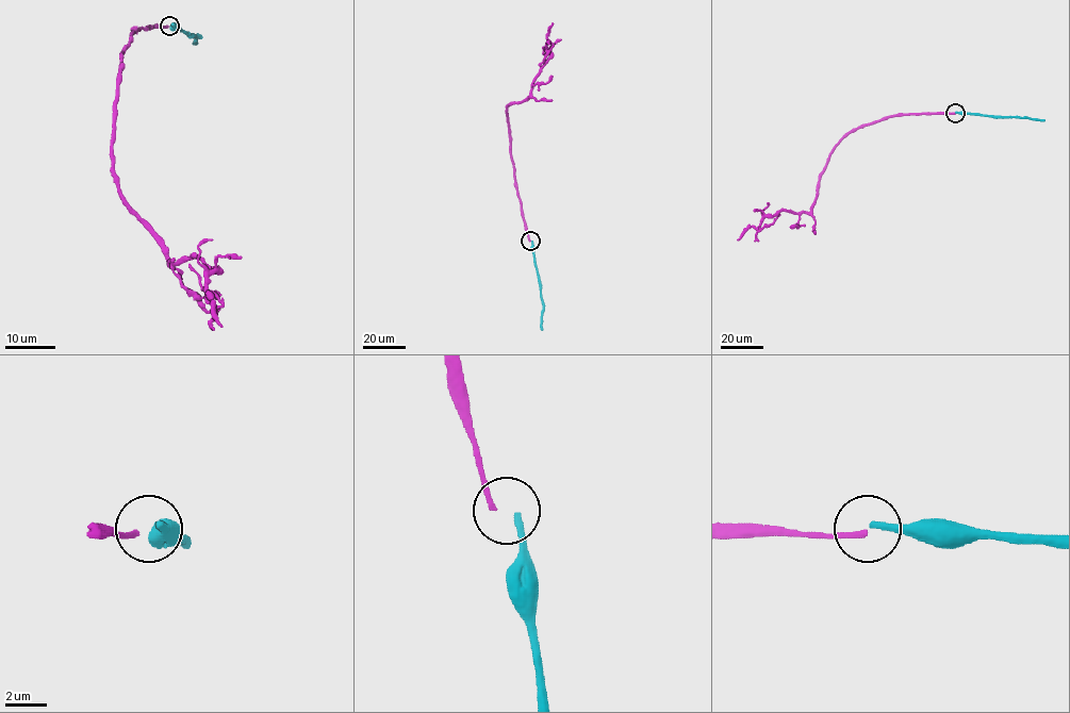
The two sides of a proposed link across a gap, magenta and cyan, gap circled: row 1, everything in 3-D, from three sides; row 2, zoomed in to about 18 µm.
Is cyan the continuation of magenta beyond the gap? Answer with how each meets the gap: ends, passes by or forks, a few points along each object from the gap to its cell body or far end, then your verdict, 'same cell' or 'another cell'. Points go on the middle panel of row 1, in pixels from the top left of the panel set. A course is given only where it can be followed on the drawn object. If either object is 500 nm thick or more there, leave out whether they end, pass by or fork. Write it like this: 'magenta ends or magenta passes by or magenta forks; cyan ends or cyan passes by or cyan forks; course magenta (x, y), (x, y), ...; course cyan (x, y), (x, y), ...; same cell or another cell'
magenta ends; cyan ends; course magenta (530, 241), (511, 155), (507, 108), (530, 95), (533, 80), (548, 57), (546, 45), (552, 44), (539, 65); course cyan (531, 241), (543, 307), (542, 330); another cell

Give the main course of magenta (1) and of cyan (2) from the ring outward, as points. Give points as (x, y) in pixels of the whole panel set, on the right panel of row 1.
1: (955, 113), (899, 114), (854, 129), (830, 154), (811, 211), (779, 211), (766, 216), (758, 231), (779, 213)
2: (955, 113), (1044, 120)

